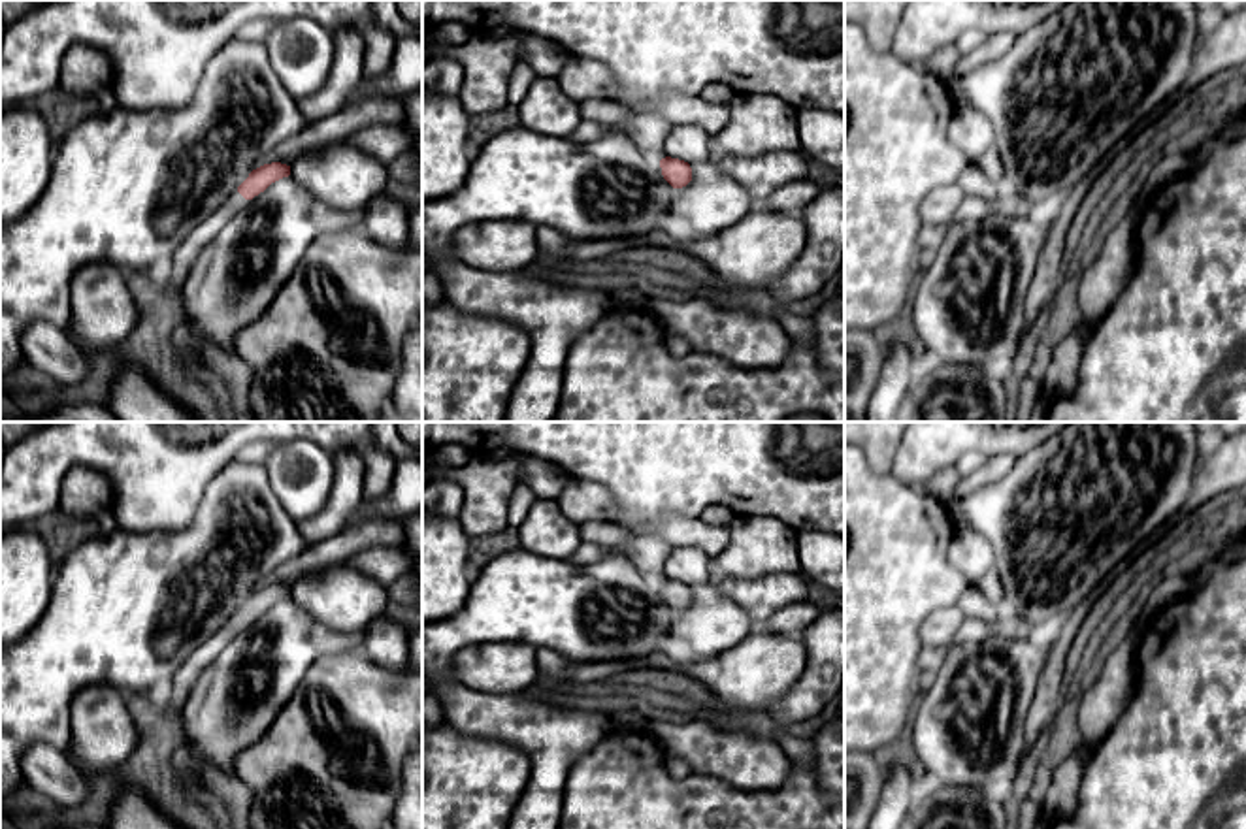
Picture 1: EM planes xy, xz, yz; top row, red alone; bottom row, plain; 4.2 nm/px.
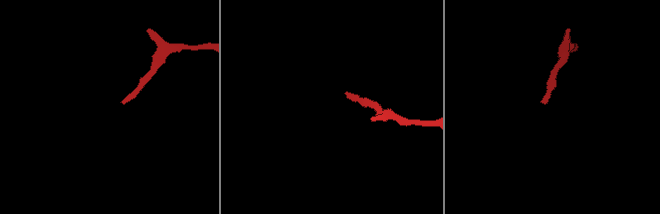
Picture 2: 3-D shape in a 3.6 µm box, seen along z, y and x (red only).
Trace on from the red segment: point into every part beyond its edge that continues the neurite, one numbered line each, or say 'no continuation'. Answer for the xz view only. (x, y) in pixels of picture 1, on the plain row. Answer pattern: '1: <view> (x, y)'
no continuation

